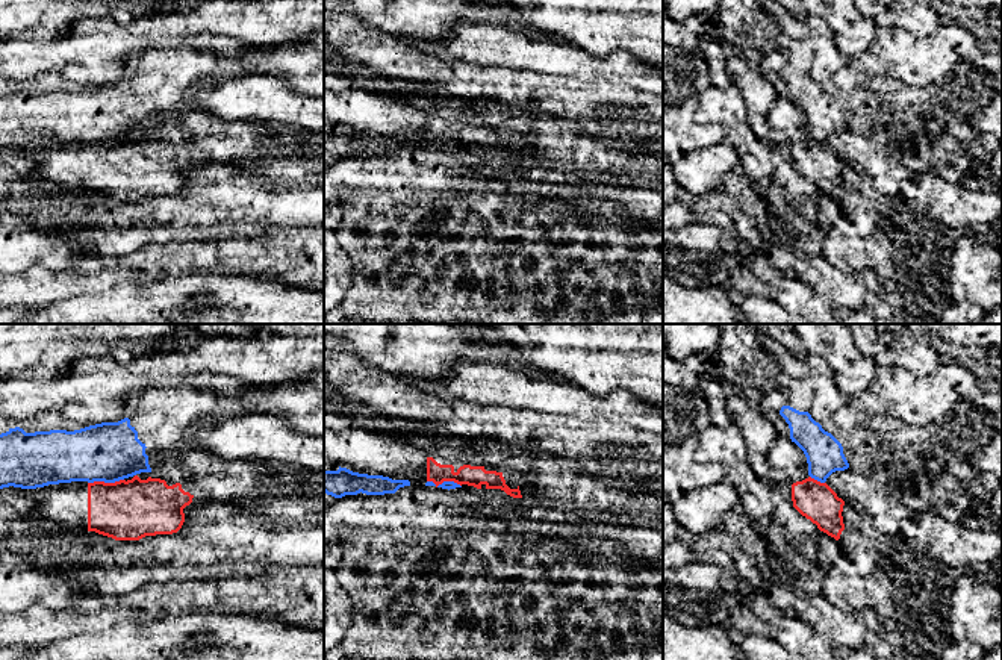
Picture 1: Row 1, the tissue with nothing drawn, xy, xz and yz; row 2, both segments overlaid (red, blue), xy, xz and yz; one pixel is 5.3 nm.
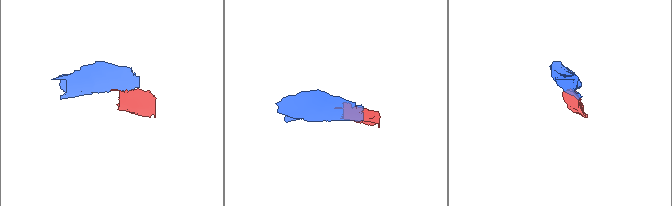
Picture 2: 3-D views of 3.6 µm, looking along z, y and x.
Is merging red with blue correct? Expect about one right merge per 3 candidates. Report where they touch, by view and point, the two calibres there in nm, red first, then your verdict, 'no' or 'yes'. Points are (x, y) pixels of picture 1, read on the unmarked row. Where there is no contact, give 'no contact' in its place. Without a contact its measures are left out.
contact xy (103, 143); calibres 320 and 320 nm; no

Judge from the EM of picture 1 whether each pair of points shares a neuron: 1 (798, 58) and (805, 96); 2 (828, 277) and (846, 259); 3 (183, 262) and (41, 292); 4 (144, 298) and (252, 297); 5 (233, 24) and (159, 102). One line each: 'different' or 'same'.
1: same
2: different
3: same
4: same
5: different

